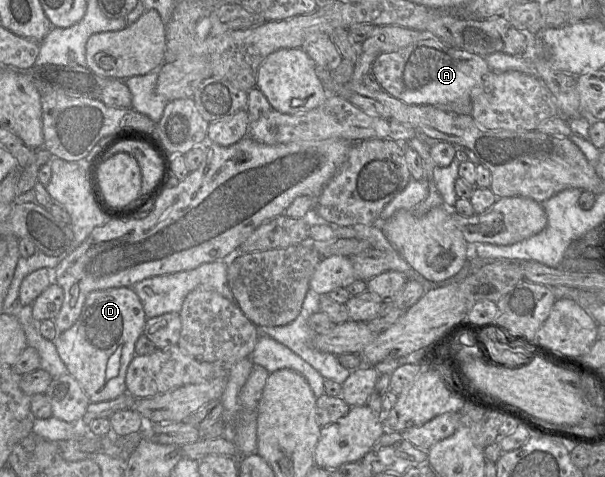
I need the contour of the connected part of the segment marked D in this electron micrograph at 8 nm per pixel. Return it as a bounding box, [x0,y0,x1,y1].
[54,287,147,403]

